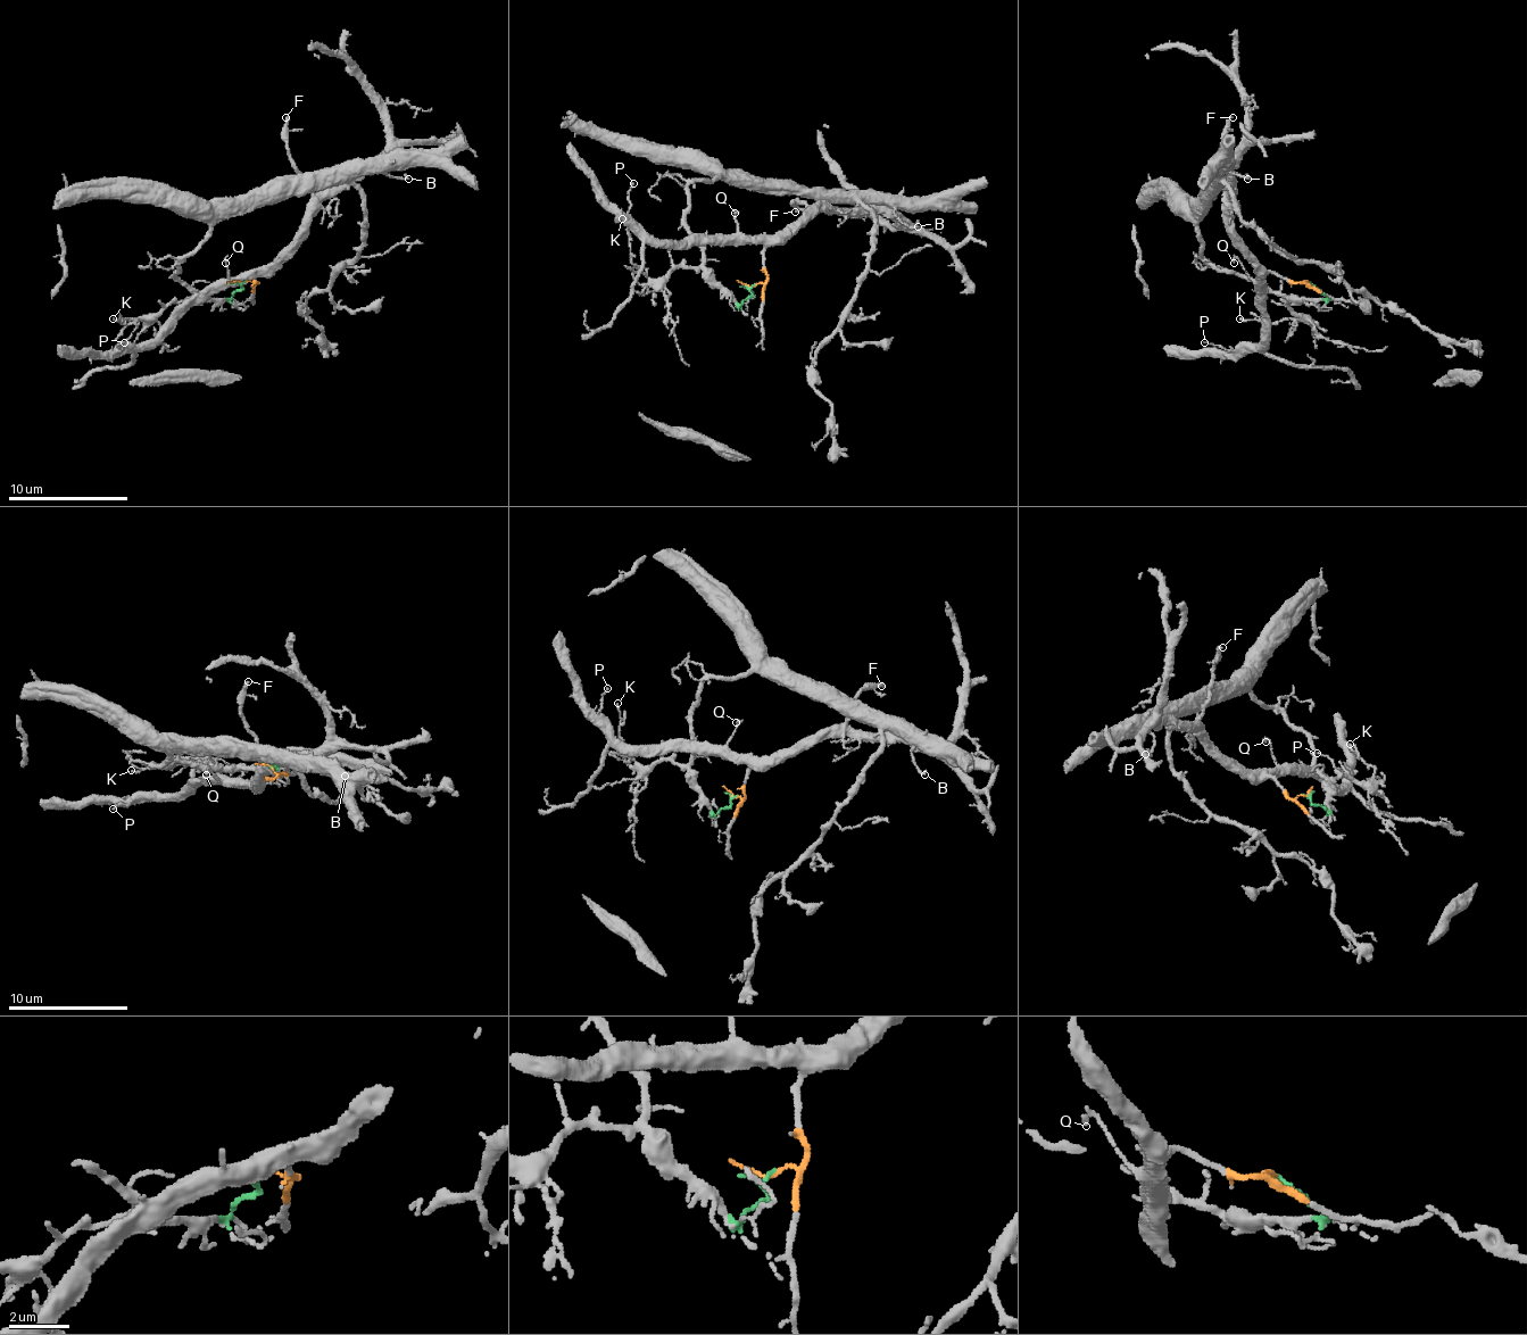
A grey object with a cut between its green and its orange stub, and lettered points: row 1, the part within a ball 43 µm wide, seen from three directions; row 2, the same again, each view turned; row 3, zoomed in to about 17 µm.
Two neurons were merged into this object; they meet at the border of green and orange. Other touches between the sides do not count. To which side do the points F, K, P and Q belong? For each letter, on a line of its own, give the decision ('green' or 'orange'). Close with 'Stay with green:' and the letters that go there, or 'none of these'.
F: orange
K: green
P: orange
Q: orange
Stay with green: K

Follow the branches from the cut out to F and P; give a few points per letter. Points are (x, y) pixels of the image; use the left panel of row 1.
F: (240, 281), (258, 281), (255, 272), (260, 272), (293, 239), (312, 191), (288, 152), (285, 116)
P: (240, 281), (258, 281), (255, 272), (216, 281), (150, 338), (119, 350), (123, 341)

